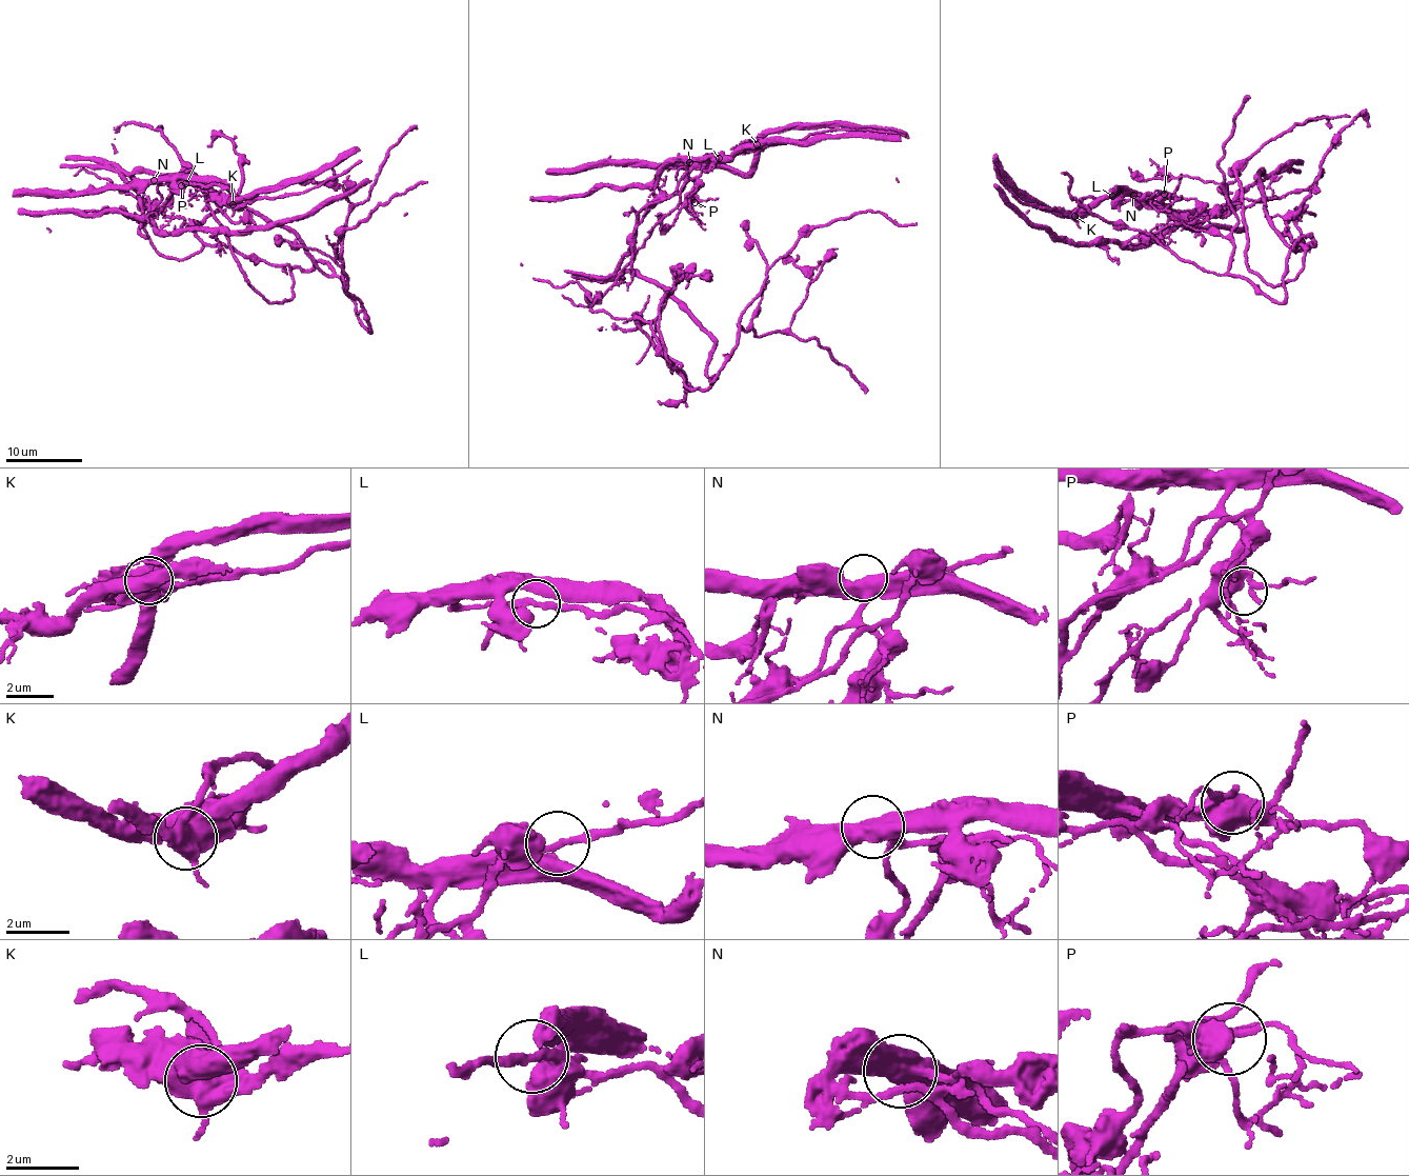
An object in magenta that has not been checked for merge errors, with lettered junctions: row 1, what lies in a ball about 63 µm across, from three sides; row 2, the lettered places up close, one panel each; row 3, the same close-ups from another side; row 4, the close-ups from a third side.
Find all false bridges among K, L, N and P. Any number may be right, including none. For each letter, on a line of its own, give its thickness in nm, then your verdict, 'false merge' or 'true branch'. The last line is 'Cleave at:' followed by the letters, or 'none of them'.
K: 600 nm | true branch
L: 260 nm | true branch
N: 500 nm | true branch
P: 420 nm | true branch
Cleave at: none of them

